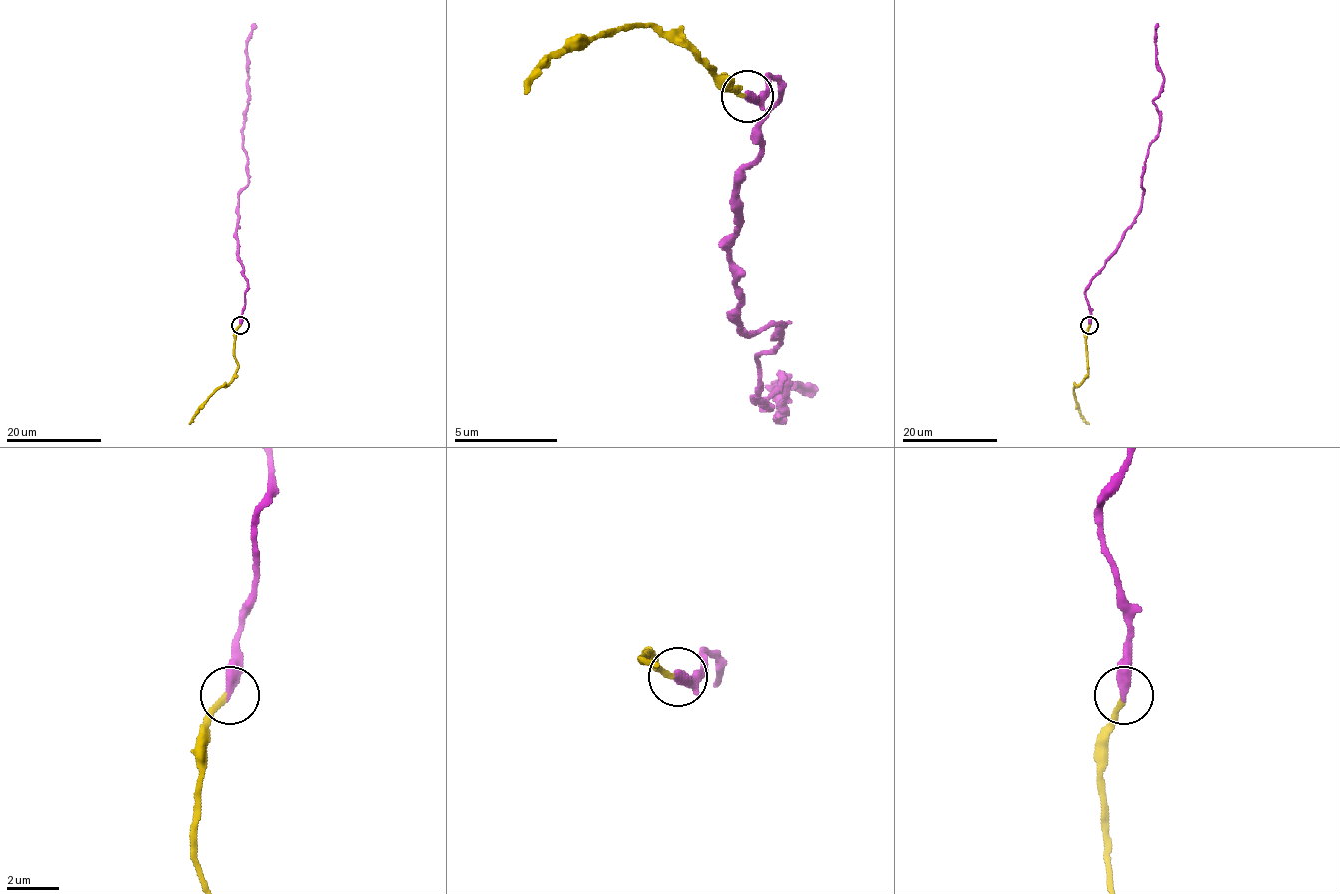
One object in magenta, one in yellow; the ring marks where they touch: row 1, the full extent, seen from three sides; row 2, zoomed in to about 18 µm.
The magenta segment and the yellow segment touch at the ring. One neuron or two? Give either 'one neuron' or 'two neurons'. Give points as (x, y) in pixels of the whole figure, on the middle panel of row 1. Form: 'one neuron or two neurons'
one neuron

